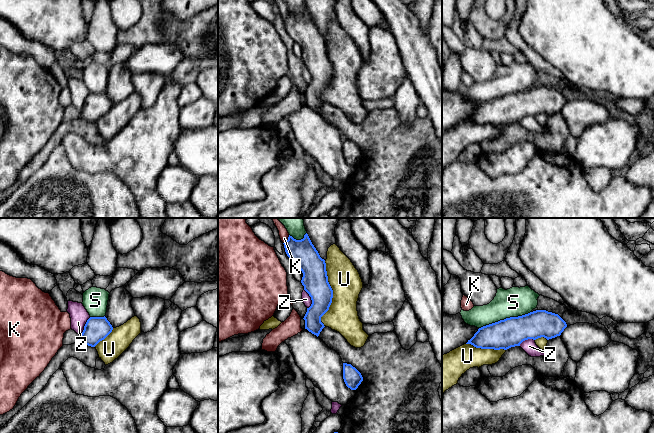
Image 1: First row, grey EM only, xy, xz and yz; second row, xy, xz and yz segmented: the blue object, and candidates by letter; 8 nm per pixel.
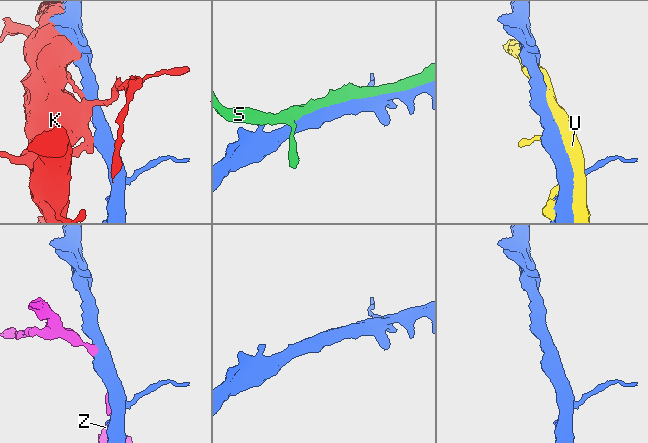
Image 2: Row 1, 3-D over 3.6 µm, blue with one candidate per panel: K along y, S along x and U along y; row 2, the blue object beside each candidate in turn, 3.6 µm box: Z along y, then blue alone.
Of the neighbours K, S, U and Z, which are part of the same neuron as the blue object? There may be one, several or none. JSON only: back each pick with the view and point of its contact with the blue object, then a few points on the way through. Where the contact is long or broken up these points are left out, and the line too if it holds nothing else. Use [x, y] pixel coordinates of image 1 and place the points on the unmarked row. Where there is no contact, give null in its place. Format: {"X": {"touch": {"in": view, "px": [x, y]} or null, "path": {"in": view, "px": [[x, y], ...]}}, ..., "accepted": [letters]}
{"accepted": []}

